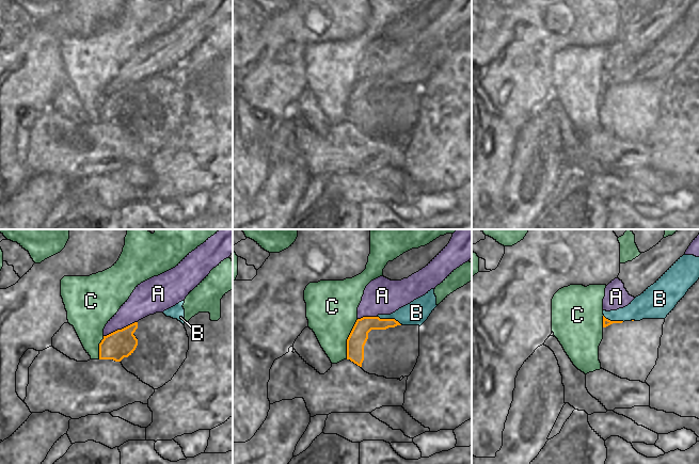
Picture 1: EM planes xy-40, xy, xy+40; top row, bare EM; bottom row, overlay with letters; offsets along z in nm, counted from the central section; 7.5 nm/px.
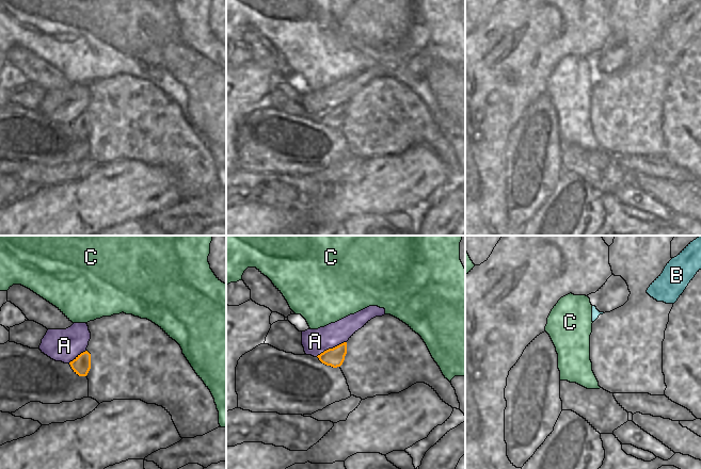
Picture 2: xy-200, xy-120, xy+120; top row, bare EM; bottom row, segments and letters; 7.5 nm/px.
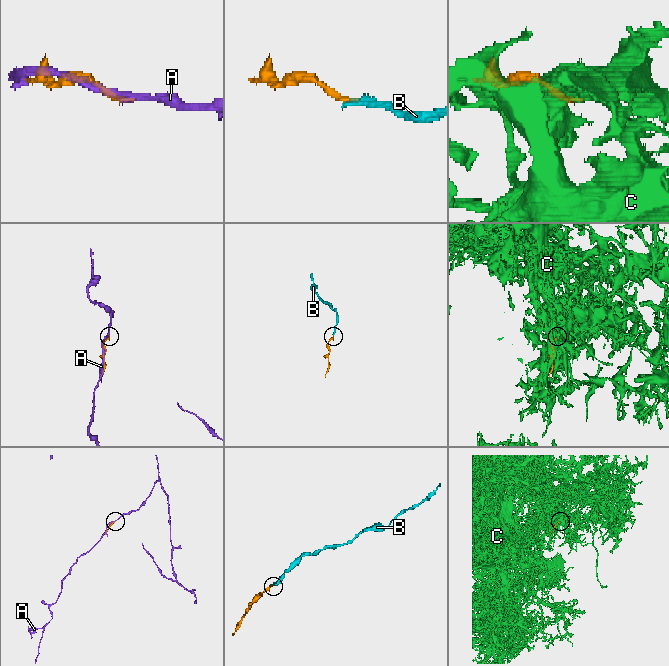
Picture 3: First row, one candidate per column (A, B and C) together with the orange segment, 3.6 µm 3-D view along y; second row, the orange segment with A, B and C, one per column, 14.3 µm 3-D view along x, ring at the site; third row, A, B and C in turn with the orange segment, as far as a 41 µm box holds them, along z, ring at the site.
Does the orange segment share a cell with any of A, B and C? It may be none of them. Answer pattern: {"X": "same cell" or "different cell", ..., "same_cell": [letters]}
{"A": "different cell", "B": "same cell", "C": "different cell", "same_cell": ["B"]}

